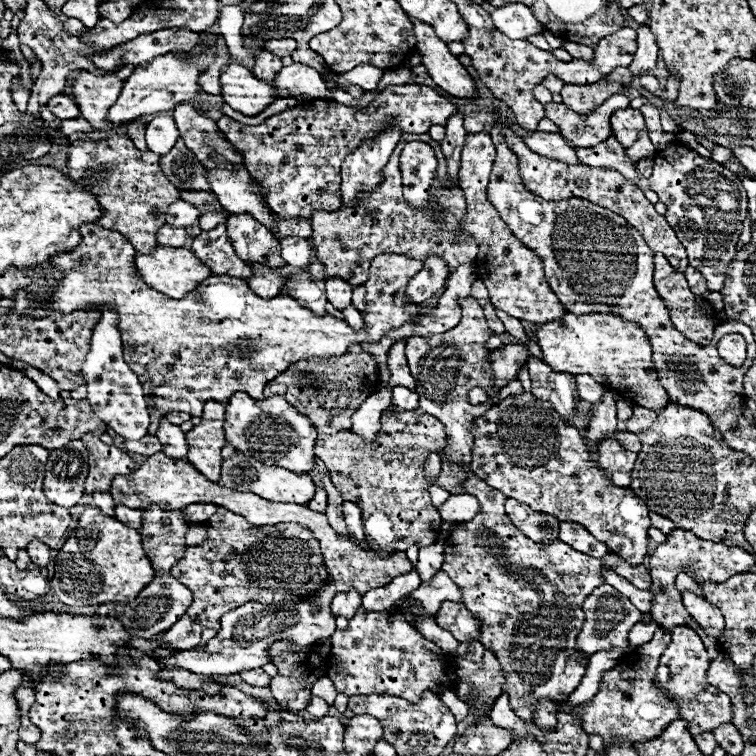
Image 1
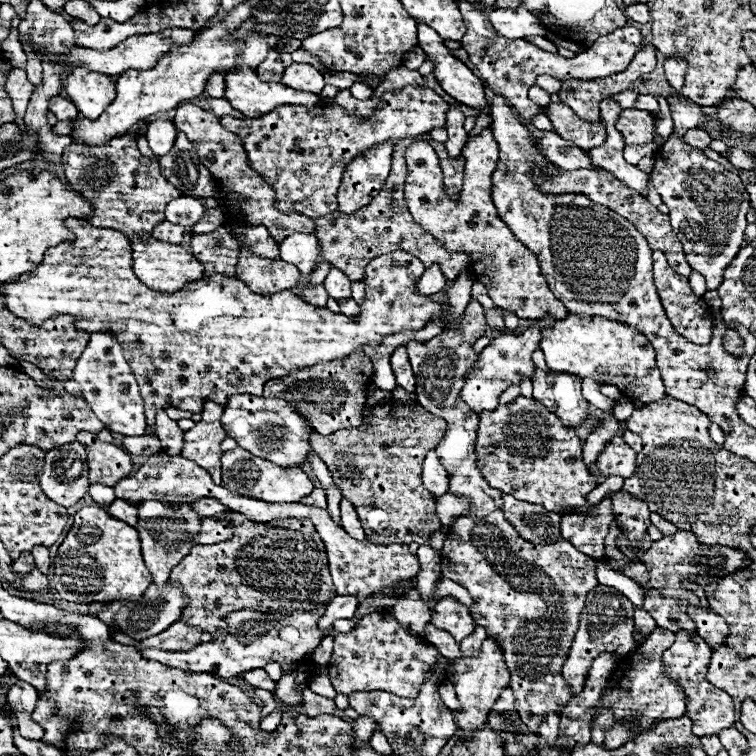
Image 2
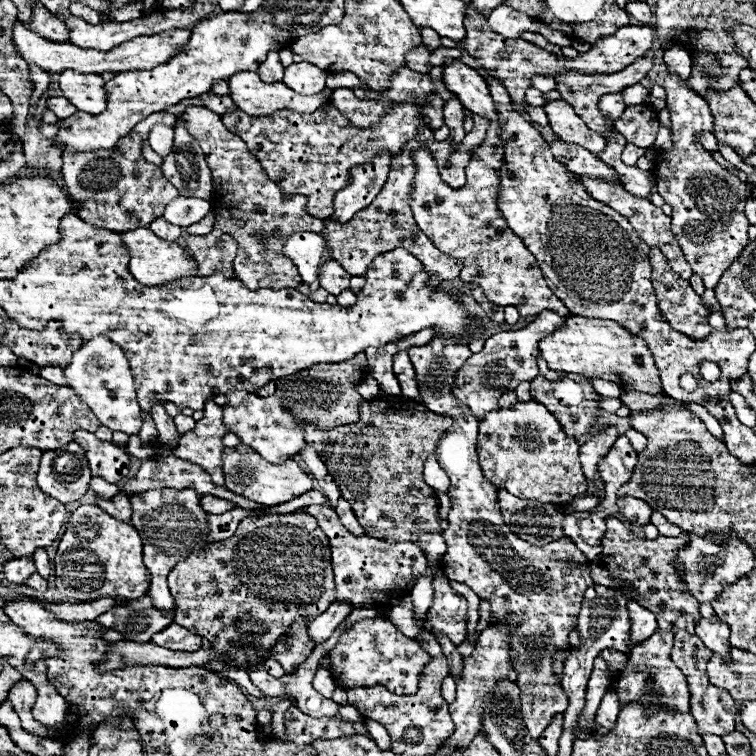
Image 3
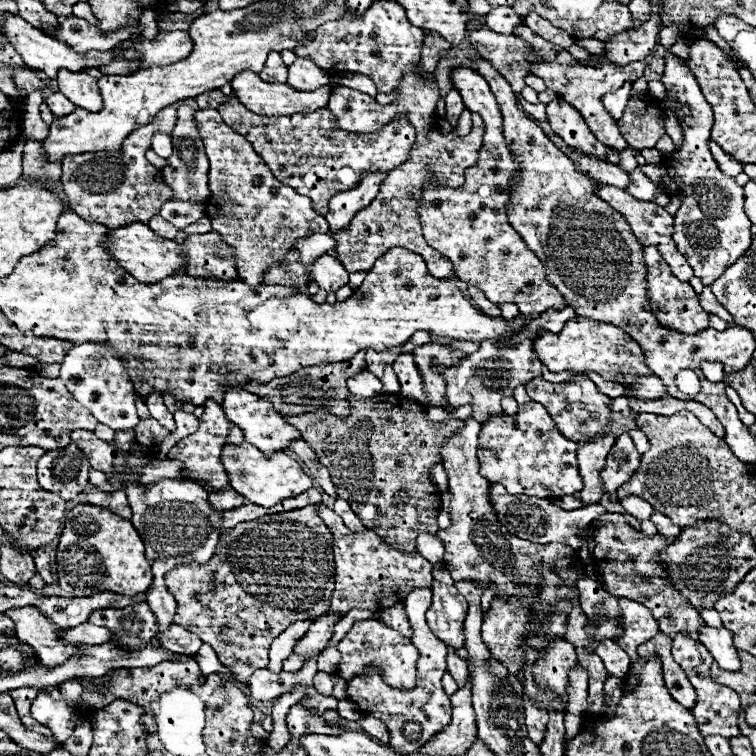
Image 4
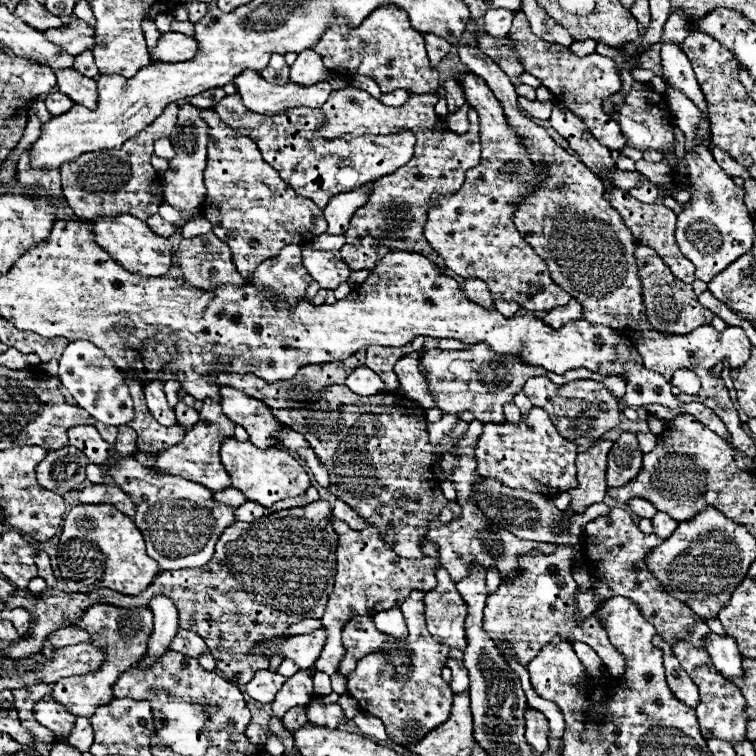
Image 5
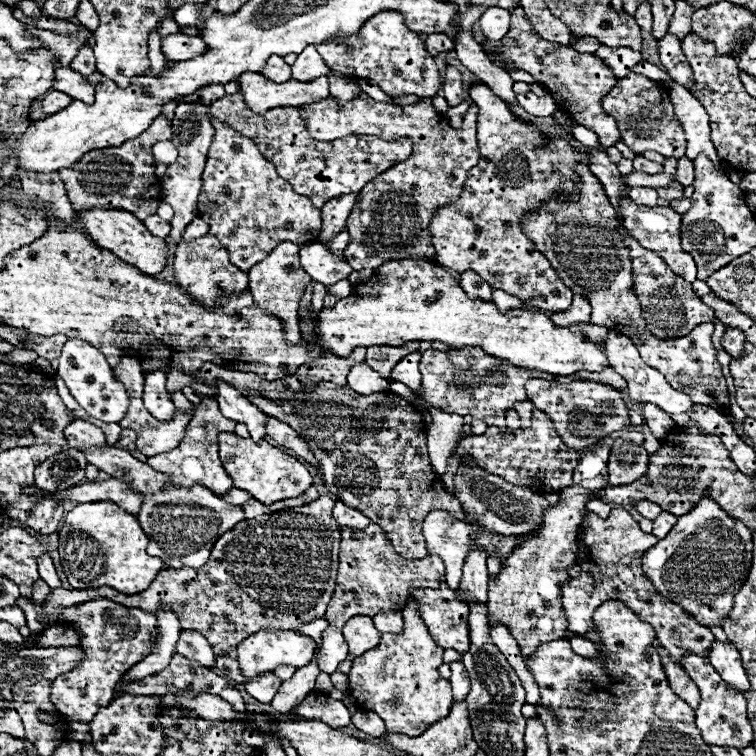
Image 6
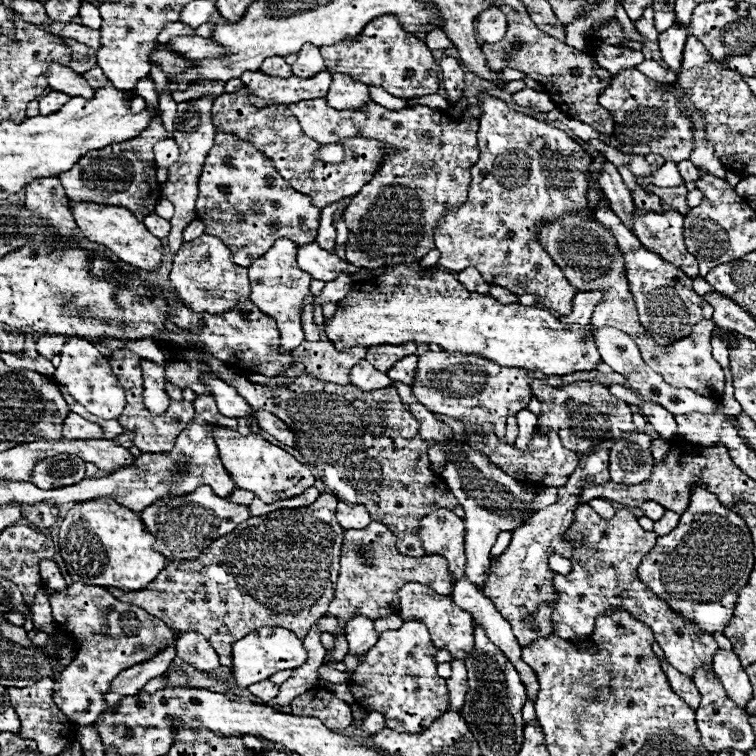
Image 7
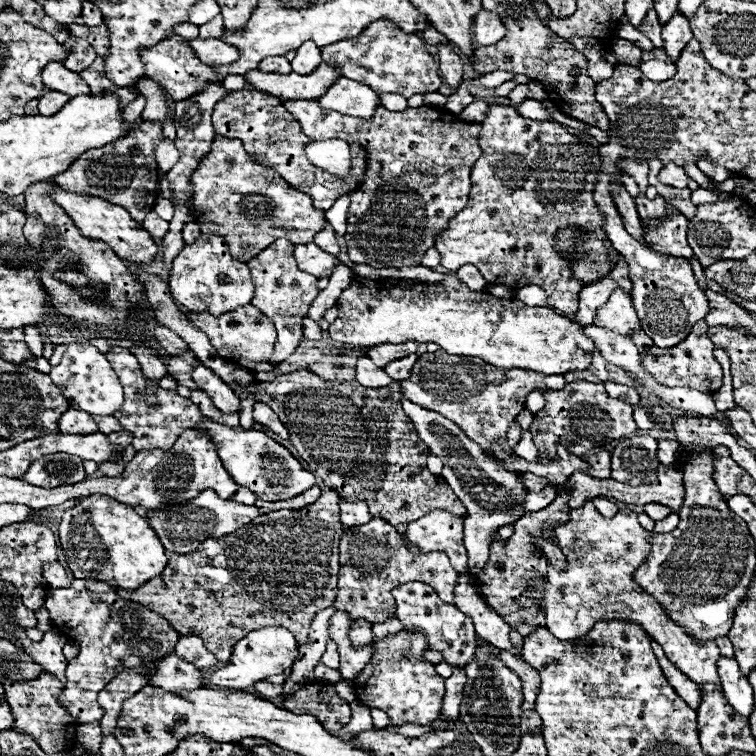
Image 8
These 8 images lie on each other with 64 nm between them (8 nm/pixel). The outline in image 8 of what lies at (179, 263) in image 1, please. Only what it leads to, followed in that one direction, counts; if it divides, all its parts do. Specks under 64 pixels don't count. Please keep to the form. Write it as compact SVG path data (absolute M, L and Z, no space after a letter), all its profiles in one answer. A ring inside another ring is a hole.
M54 184L54 194L52 198L66 210L66 214L74 220L76 228L82 232L82 236L92 238L92 240L102 240L106 242L116 256L120 256L122 260L128 262L136 262L136 264L144 264L148 266L150 262L154 262L154 258L158 256L158 244L154 242L154 238L144 230L142 224L136 224L132 220L132 216L126 212L126 208L110 204L102 198L96 196L84 196L84 194L70 194L66 190L62 190L60 186Z

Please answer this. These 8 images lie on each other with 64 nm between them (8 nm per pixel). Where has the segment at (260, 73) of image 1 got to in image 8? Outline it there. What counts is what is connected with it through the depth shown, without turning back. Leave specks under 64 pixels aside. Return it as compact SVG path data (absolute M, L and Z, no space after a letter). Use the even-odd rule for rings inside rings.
M268 56L258 64L258 70L262 72L280 72L280 74L290 74L290 62L284 56Z

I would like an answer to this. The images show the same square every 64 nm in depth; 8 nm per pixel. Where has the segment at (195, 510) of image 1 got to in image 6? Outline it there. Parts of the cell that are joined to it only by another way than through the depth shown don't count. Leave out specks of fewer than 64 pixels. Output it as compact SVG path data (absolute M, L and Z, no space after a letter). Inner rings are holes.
M232 488L232 490L226 492L226 494L222 494L222 500L226 500L228 504L234 504L234 506L242 506L242 504L246 504L250 498L252 498L252 496L250 496L248 492L240 492L240 490L236 490L236 488Z

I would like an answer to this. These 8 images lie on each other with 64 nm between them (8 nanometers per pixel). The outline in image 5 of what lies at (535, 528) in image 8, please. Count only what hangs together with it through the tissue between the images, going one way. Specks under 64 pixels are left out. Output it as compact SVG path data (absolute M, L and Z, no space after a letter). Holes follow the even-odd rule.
M600 440L598 444L578 452L578 488L570 490L572 506L564 514L582 512L594 502L602 502L606 496L606 456L612 448L610 440ZM558 546L554 554L544 556L542 552L530 552L520 558L520 574L512 582L502 582L498 592L490 594L484 608L484 630L490 634L490 640L496 642L498 652L506 658L506 644L510 648L510 656L514 656L522 666L526 666L544 644L552 638L564 638L570 642L590 644L598 656L602 658L606 672L614 678L622 676L624 656L610 644L606 632L598 626L596 618L586 618L582 622L576 620L578 608L574 608L576 582L572 580L572 564L578 556L578 550L572 546Z

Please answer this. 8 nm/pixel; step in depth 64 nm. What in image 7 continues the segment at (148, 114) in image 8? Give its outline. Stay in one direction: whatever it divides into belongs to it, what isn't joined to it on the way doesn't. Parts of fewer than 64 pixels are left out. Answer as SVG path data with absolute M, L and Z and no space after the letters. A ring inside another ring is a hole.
M142 78L138 84L136 84L136 94L142 96L150 106L158 104L158 92L156 92L156 86L150 78Z

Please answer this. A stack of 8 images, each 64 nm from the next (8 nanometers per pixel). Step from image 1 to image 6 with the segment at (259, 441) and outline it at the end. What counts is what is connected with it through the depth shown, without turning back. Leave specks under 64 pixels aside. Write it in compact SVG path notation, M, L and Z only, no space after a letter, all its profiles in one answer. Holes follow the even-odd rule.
M218 382L216 388L218 388L216 400L220 404L220 412L234 422L246 424L252 440L264 440L266 438L266 414L262 410L258 410L258 406L252 404L234 386L230 386L226 382Z

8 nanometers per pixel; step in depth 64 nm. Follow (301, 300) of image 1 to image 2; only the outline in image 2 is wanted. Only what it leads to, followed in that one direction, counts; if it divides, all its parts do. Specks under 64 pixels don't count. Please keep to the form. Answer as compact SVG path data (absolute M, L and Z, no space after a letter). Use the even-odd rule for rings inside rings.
M300 280L300 282L292 288L292 292L294 292L296 296L302 296L302 300L306 300L308 304L314 304L316 308L326 306L326 300L328 300L328 294L326 294L326 290L322 288L322 284L312 286L310 282Z

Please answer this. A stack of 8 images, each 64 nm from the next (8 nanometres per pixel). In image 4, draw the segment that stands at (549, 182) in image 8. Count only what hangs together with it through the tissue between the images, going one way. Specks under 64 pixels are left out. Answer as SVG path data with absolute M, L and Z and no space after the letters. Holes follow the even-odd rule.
M468 66L452 70L452 86L458 88L464 106L484 118L484 144L478 152L478 162L466 168L464 186L443 187L433 180L422 186L418 214L424 238L434 250L452 260L456 276L462 282L482 288L490 302L498 306L512 302L524 316L546 312L546 308L564 308L566 300L546 282L542 262L528 250L506 218L506 202L510 180L516 176L516 160L504 142L500 106L496 104L494 94L490 92L486 80Z

